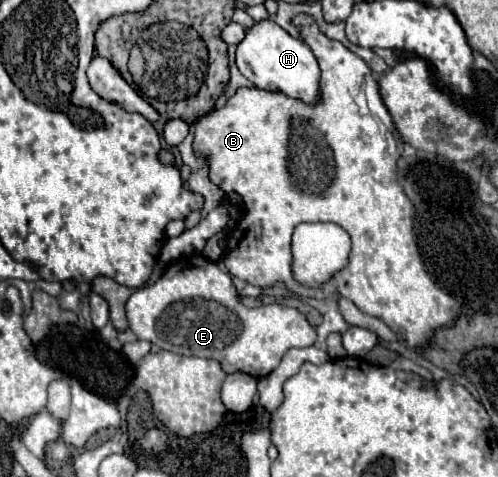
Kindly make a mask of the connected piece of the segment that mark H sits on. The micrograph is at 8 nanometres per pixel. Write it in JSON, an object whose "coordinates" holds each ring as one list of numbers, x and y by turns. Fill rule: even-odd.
{"coordinates":[[260,21,246,31,246,39,238,45,236,51,236,65,240,73,250,79,258,89,282,91,292,99,304,101,306,105,316,105,322,99,320,67,312,49,304,41,290,37,274,21]]}

